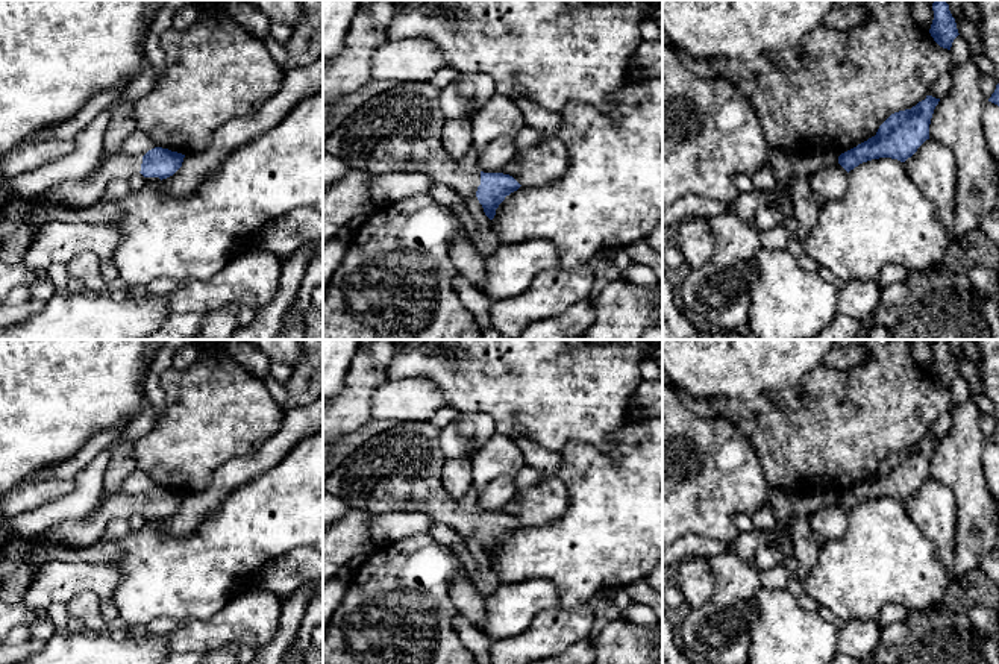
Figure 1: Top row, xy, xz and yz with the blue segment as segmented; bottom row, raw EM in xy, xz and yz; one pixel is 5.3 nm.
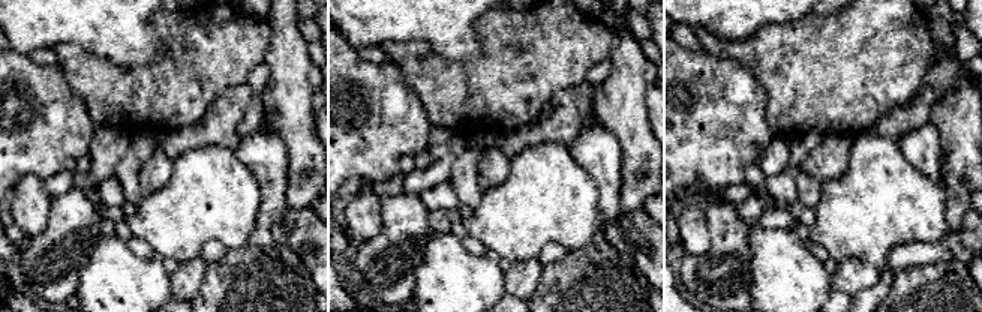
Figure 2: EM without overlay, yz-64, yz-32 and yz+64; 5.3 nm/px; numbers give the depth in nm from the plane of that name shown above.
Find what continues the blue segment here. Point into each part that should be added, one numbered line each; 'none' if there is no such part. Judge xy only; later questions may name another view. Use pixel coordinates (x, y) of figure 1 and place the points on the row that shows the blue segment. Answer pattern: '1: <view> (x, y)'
1: xy (21, 217)

